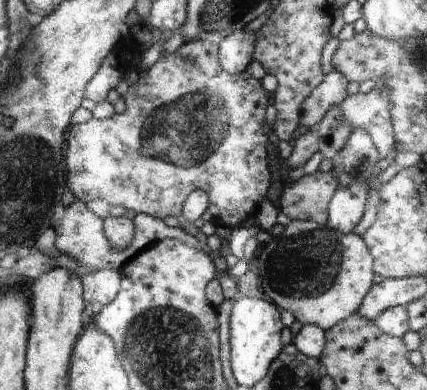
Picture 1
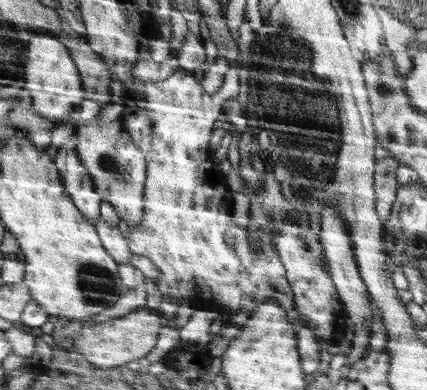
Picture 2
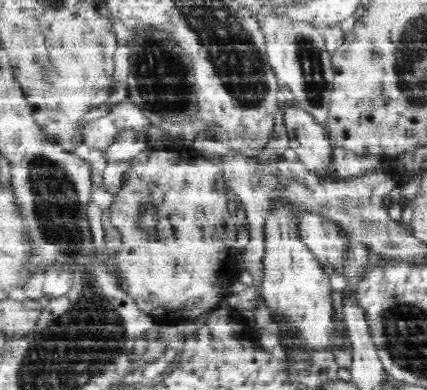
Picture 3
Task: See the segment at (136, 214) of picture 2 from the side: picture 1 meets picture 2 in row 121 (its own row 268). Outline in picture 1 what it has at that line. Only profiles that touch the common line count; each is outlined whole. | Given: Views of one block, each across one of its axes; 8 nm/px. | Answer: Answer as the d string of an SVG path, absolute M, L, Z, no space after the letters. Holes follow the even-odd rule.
M75 200L71 206L63 208L63 220L57 226L57 248L69 256L69 258L77 258L79 264L87 264L91 266L91 270L107 270L107 268L115 268L115 270L123 270L123 266L133 260L137 254L141 254L143 250L151 248L153 244L159 244L163 240L181 240L185 242L189 238L189 232L185 232L181 226L179 228L169 228L163 220L151 216L151 214L141 214L139 216L139 230L137 236L133 240L133 244L125 250L117 250L111 246L111 240L105 234L105 220L101 220L101 216L95 216L87 206L87 202L83 200Z

